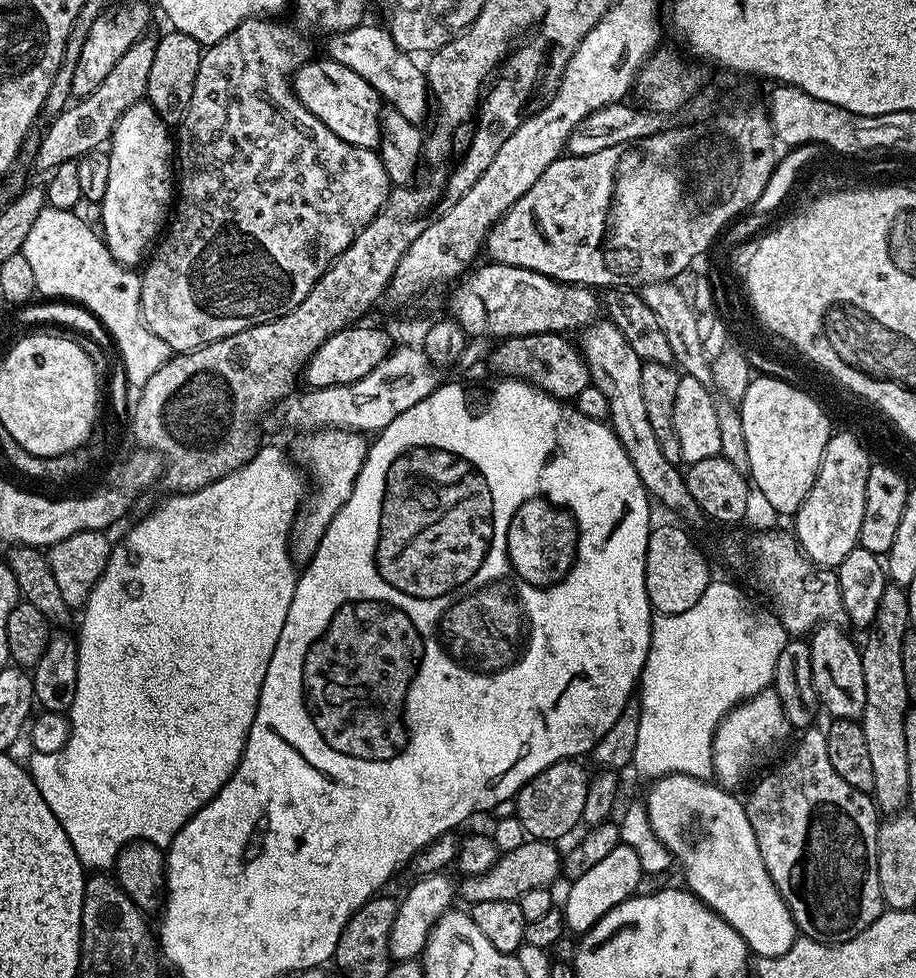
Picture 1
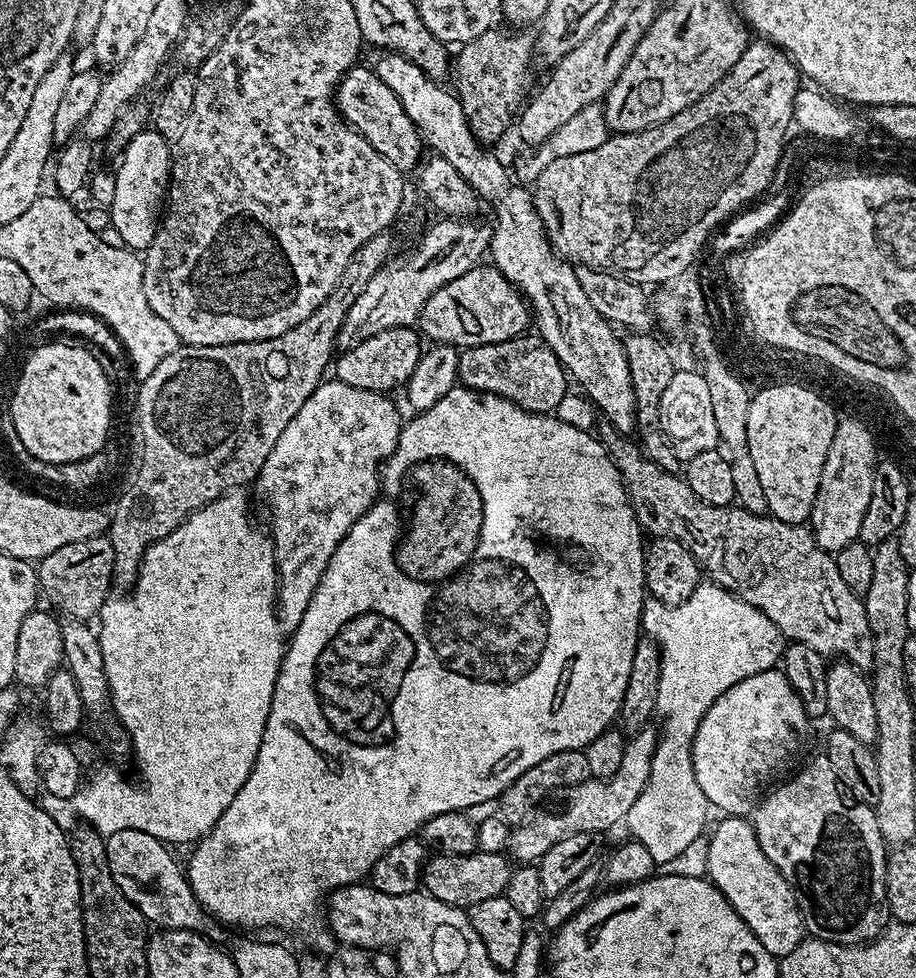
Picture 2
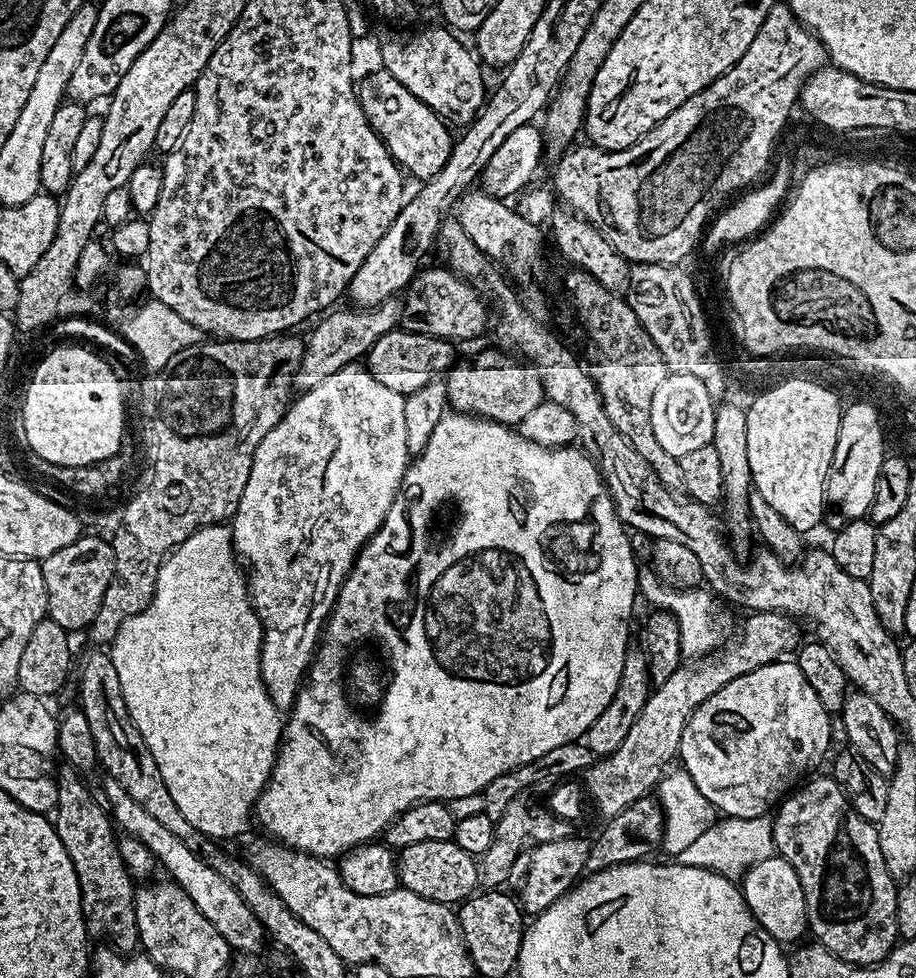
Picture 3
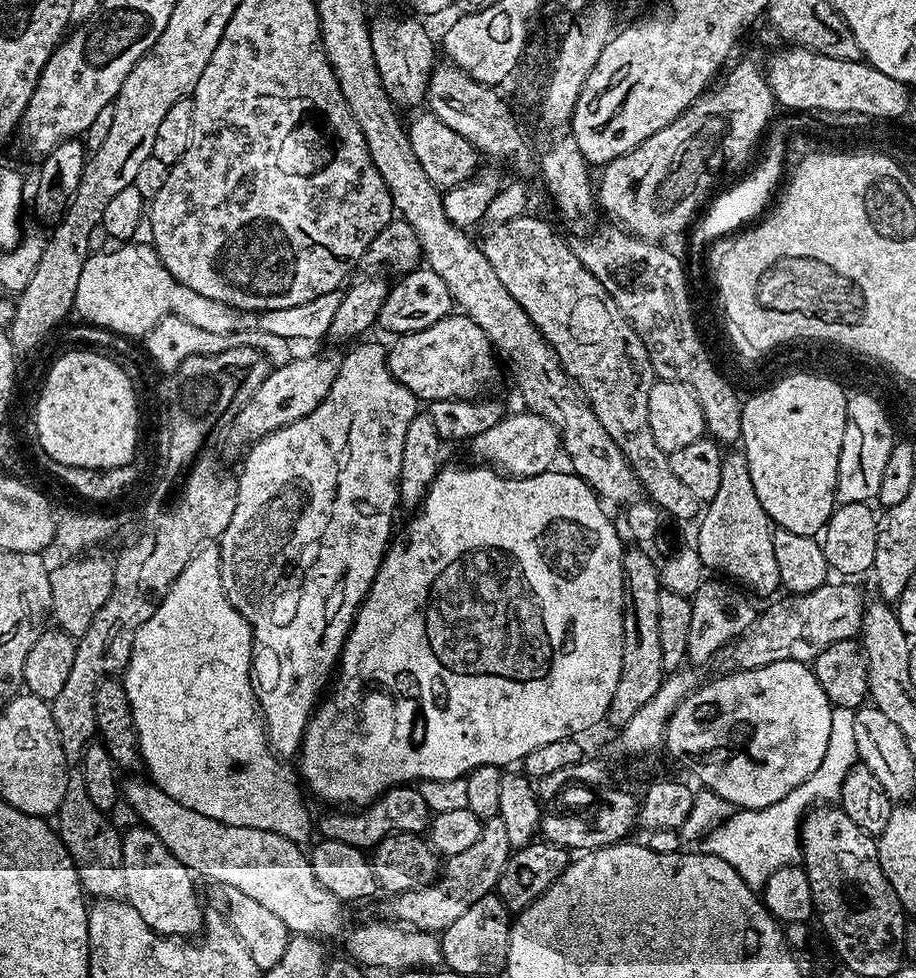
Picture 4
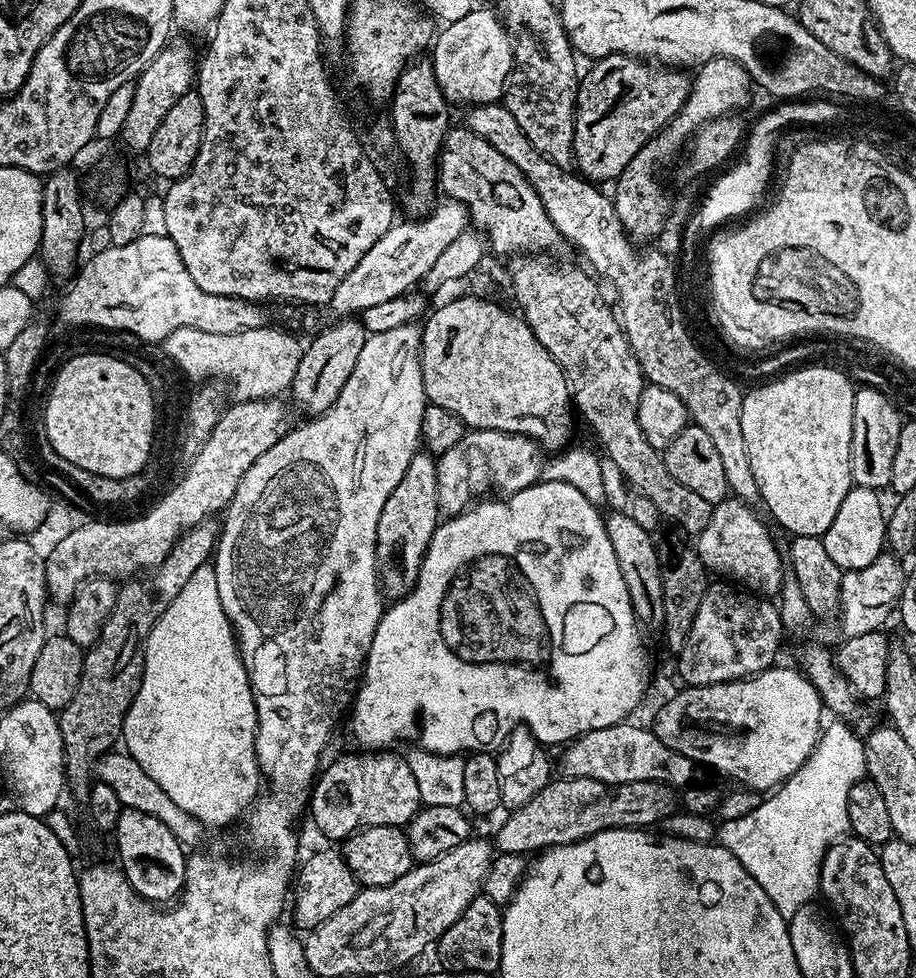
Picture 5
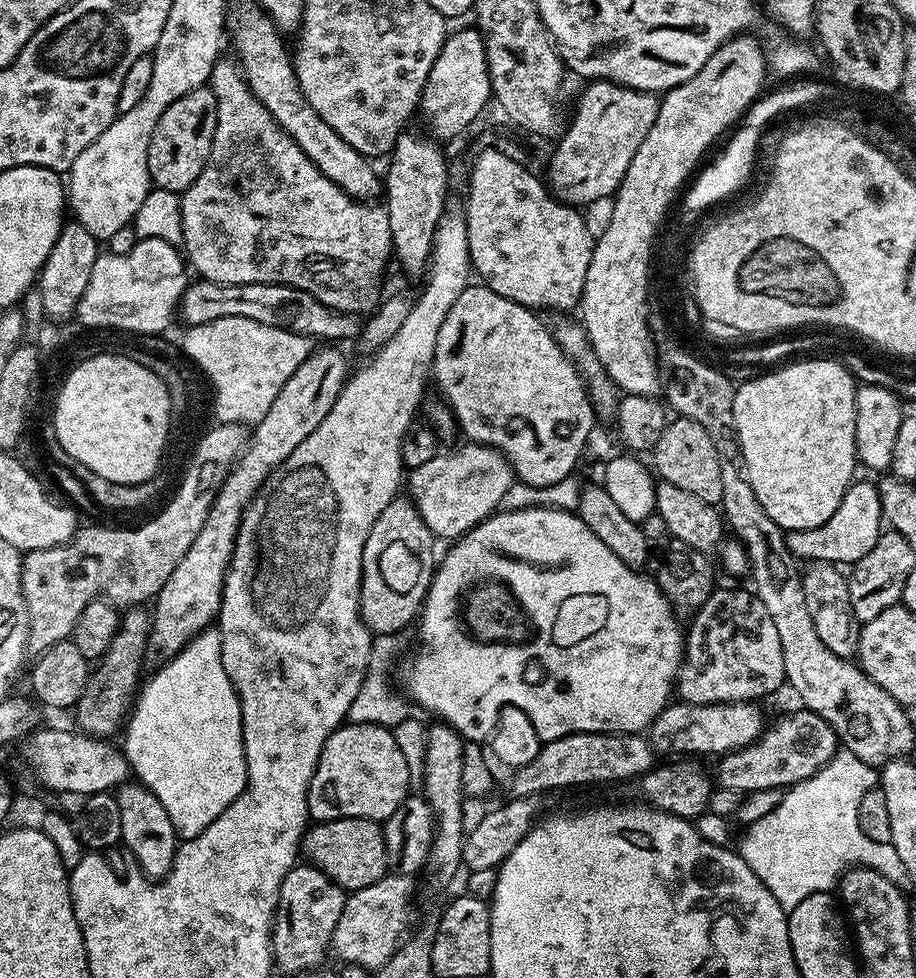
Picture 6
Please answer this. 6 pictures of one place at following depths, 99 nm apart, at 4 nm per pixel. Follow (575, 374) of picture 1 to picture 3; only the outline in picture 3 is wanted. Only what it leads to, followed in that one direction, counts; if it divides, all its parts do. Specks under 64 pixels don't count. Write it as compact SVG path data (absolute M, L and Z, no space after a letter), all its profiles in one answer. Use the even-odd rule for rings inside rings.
M491 347L484 348L481 352L466 357L465 360L457 359L448 369L446 373L448 408L456 414L479 416L482 420L493 420L495 424L518 426L522 422L522 418L528 417L533 410L538 410L538 406L543 404L546 399L540 371L523 358L517 358L499 347Z

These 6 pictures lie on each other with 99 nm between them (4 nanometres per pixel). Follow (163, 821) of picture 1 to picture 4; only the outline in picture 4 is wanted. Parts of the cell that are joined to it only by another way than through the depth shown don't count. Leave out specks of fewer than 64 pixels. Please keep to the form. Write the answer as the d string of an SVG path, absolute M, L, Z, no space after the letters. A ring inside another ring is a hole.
M205 546L197 552L196 557L186 566L186 570L182 570L182 574L173 582L172 589L158 606L154 618L150 618L150 622L140 627L134 638L132 657L122 673L122 683L128 695L132 721L140 741L143 767L146 766L152 771L151 779L163 792L170 794L170 798L182 802L182 806L190 806L190 810L206 814L206 818L214 818L230 826L254 826L258 830L270 830L274 834L282 834L291 840L304 842L308 831L314 828L314 820L308 817L308 808L304 805L305 793L302 791L297 773L293 769L292 773L284 765L287 763L272 751L272 745L268 742L268 729L264 726L264 713L260 711L260 704L256 700L256 686L252 678L252 628L246 622L246 618L242 618L242 614L238 614L238 610L230 606L226 598L220 577L219 547Z

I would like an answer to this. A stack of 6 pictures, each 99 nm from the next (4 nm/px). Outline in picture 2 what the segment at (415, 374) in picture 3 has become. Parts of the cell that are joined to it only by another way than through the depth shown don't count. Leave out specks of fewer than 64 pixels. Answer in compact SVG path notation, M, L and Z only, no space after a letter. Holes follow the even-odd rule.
M412 326L382 330L382 334L374 334L374 338L358 342L358 346L345 348L335 357L335 379L342 381L346 386L371 392L391 393L390 390L395 384L407 385L408 379L414 374L414 366L418 366L422 353L420 340L422 341L421 333Z

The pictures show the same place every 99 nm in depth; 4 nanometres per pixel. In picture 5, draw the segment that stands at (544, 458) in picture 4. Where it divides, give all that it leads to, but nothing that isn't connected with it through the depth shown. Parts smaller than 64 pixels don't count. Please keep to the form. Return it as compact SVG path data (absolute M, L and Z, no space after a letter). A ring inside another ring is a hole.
M485 428L465 431L464 437L454 442L454 446L450 446L450 450L446 450L446 454L438 457L436 462L441 513L445 517L458 516L473 501L485 494L499 494L507 498L518 490L526 490L541 479L540 455L542 455L540 445L528 436L518 435L517 432L499 432Z

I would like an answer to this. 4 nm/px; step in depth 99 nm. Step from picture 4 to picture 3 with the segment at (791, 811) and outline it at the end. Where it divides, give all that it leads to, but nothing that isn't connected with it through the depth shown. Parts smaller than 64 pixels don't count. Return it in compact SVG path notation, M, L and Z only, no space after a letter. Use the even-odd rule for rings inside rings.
M767 815L756 818L727 817L717 819L686 850L674 856L675 863L682 866L698 866L706 870L714 870L727 880L739 881L749 868L755 864L766 862L774 854L772 843L772 821Z

